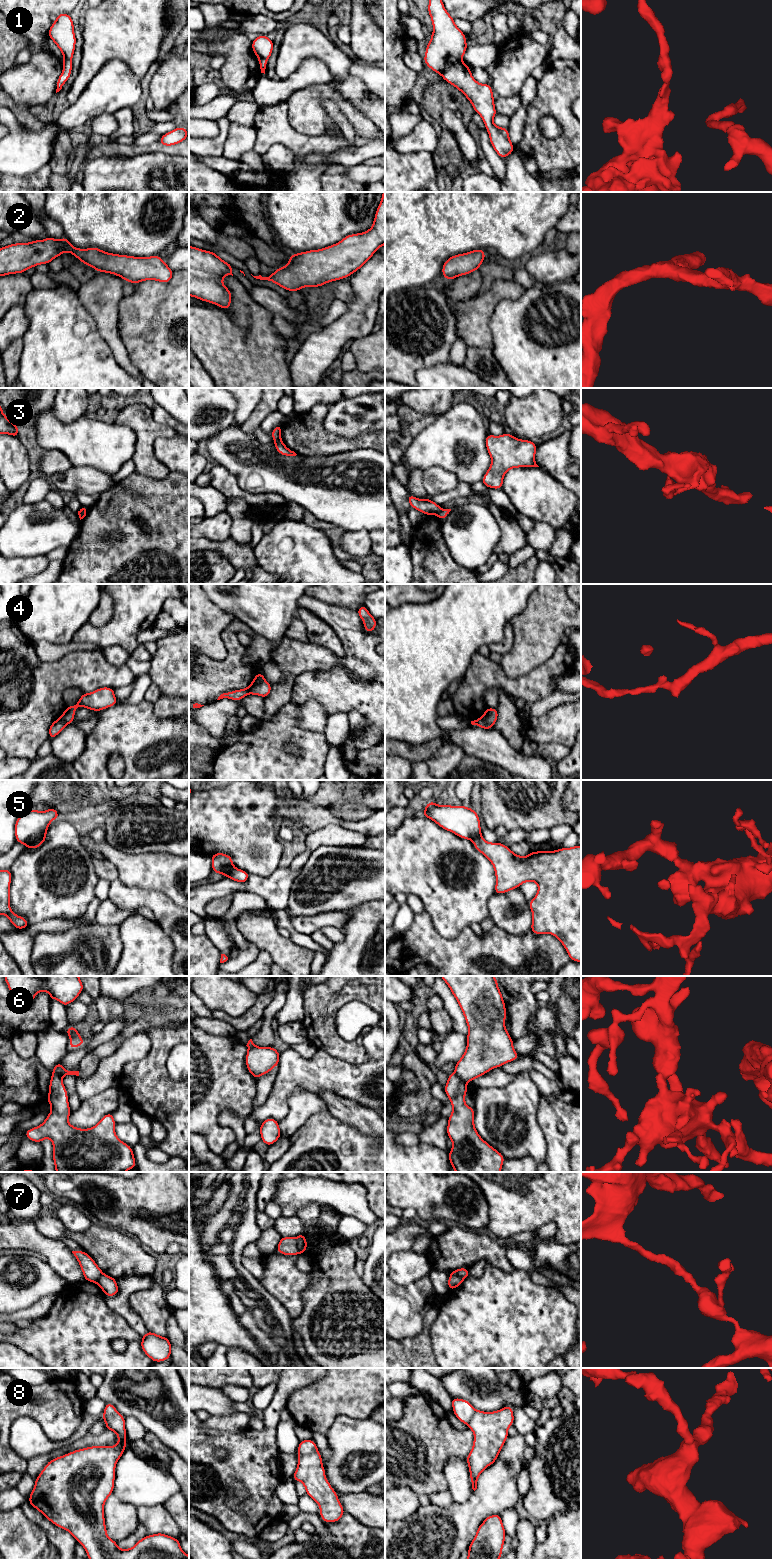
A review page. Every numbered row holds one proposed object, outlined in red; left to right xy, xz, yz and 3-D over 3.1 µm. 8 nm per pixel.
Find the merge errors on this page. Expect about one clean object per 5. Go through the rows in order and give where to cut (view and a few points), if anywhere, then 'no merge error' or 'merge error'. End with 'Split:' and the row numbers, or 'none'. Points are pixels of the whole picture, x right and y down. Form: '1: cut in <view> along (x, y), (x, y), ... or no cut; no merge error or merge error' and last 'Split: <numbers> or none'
1: cut in yz along (461, 59), (450, 58), (441, 74); merge error
2: no cut; no merge error
3: cut in xz along (281, 441), (275, 443); merge error
4: cut in xz along (264, 679), (255, 684), (249, 693); merge error
5: cut in xy along (45, 834), (26, 846); merge error
6: cut in yz along (454, 1072), (465, 1084); merge error
7: cut in xz along (295, 1238), (296, 1245), (301, 1252); merge error
8: cut in xz along (317, 1450), (298, 1456); merge error
Split: 1, 3, 4, 5, 6, 7, 8

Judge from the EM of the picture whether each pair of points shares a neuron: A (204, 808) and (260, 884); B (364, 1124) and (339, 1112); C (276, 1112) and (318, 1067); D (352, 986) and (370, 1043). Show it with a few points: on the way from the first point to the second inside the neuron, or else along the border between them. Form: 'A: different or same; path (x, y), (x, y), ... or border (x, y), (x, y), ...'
A: different; border (276, 869), (266, 877), (249, 875)
B: same; path (358, 1118), (350, 1112), (345, 1112)
C: same; path (278, 1098), (301, 1073), (304, 1073)
D: different; border (372, 1027), (363, 1036), (363, 1047), (369, 1056)

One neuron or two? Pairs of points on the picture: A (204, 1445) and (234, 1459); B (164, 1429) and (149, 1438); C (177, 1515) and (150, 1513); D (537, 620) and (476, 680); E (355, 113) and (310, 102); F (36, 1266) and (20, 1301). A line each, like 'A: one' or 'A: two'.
A: one
B: two
C: two
D: two
E: one
F: one

